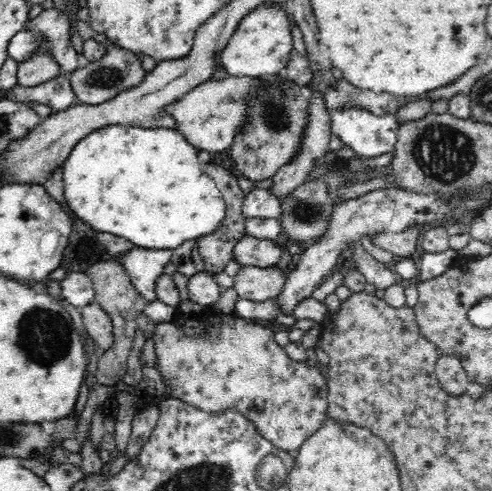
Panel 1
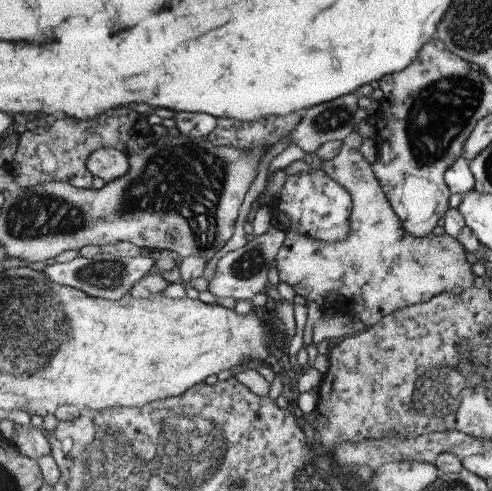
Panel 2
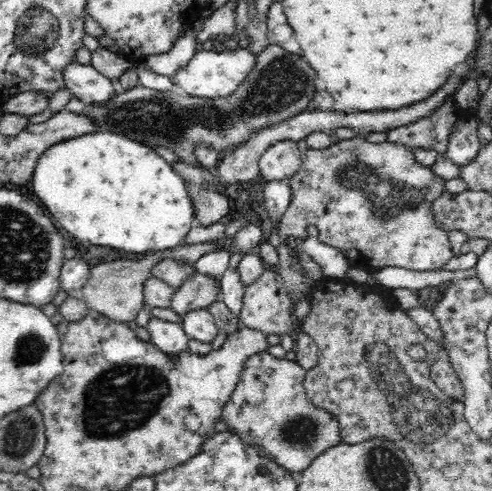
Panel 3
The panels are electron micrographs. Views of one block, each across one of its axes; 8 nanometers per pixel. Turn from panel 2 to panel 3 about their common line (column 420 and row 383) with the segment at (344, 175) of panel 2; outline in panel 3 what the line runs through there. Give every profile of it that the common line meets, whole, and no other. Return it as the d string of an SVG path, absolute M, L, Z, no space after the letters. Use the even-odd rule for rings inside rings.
M268 352L252 356L242 372L242 378L240 378L236 390L232 392L232 398L224 406L224 412L220 418L228 426L228 432L240 436L248 446L268 452L274 458L274 462L278 462L292 474L304 472L312 464L312 460L316 456L320 456L320 452L342 442L340 436L336 434L334 418L326 410L318 408L316 404L312 404L308 400L308 392L304 386L306 374L308 374L308 370L304 370L298 362L292 362L288 358L274 358Z

